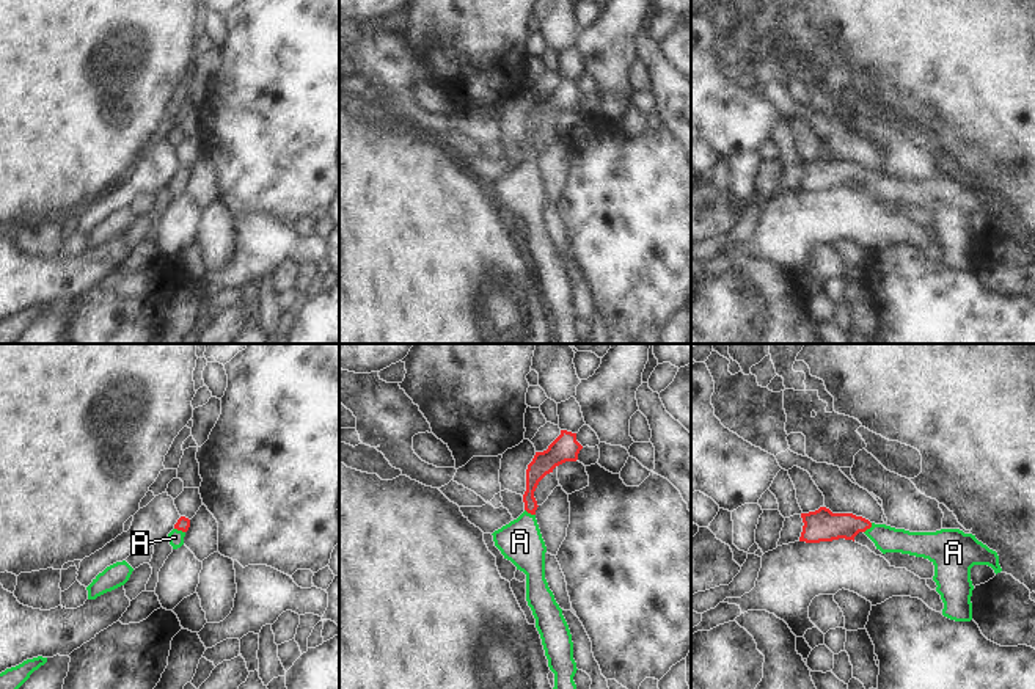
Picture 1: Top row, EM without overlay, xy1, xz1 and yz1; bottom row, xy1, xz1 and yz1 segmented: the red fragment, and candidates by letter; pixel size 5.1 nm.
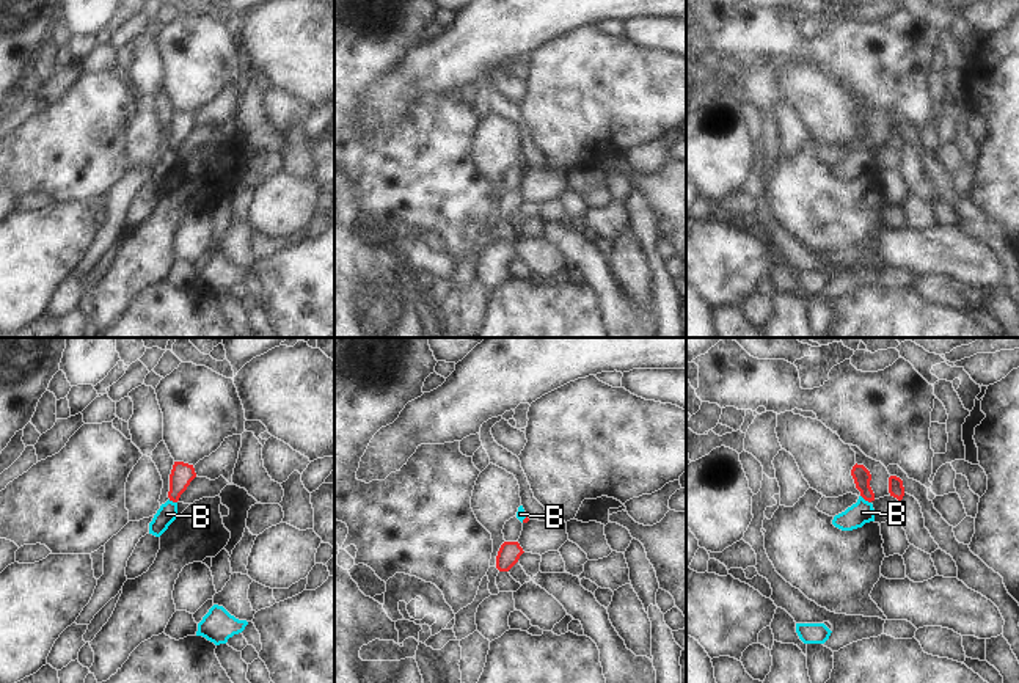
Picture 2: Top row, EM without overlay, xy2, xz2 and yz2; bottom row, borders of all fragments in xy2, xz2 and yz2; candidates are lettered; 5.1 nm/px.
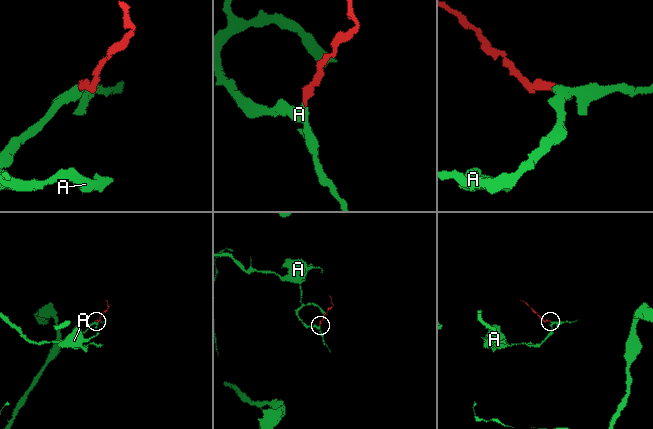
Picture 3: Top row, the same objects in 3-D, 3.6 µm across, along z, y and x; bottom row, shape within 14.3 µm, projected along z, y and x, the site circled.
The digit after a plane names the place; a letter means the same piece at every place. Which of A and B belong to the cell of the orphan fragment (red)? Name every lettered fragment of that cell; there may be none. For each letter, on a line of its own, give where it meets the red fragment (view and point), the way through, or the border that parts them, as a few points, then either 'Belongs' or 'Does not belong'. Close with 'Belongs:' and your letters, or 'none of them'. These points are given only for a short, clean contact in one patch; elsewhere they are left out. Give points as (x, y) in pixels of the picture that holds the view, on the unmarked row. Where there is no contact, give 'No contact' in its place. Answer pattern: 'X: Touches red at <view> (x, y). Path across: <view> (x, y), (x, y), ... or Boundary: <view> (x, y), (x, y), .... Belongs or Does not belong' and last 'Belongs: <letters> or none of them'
A: Touches red at yz1 (869, 176). Path across: yz1 (822, 173), (869, 176), (886, 187). Belongs
B: Touches red at yz2 (865, 148). Boundary: yz2 (861, 143), (870, 151). Does not belong
Belongs: A

